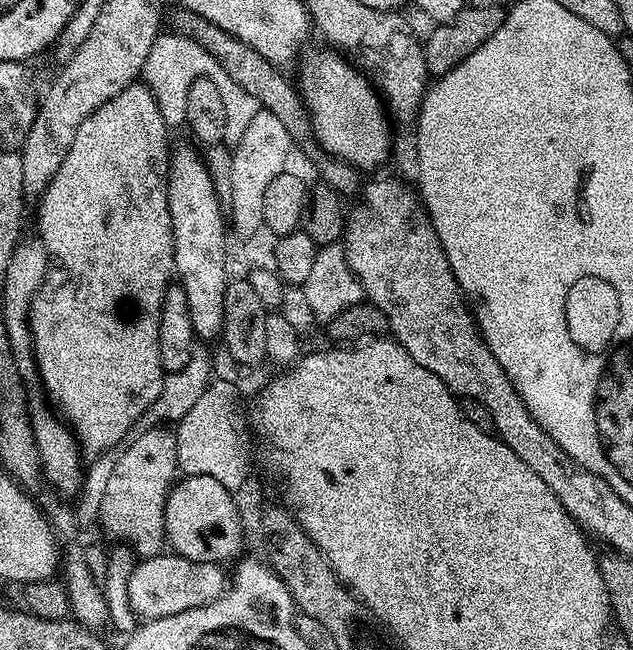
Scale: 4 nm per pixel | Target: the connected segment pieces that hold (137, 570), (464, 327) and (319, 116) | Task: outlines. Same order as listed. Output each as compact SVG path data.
M161 554L141 559L135 565L129 580L129 604L141 621L157 620L182 610L206 606L223 596L230 584L230 576L214 562L194 562L185 556Z
M372 180L369 184L367 181L358 196L360 205L347 213L342 237L345 260L360 280L367 303L378 306L378 310L386 314L388 332L397 344L407 350L410 358L414 358L418 366L426 366L426 370L437 376L457 397L468 397L480 403L488 400L485 408L492 408L491 415L496 412L525 412L526 406L520 408L522 398L510 382L506 370L498 366L498 358L494 358L494 354L483 346L477 347L477 352L471 352L460 341L469 340L479 345L482 340L480 329L476 327L469 305L462 299L458 282L450 270L450 262L438 242L438 234L428 220L427 212L417 193L409 188L400 180Z
M339 51L312 52L304 62L304 75L298 80L300 99L308 111L308 121L312 123L312 132L322 151L347 164L367 170L376 168L388 156L392 148L392 128L385 101L372 86L369 77L361 74Z

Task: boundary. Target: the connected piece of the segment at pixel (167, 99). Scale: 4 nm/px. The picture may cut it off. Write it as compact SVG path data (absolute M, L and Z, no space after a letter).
M172 30L167 32L156 37L154 46L150 46L150 54L146 54L142 83L154 94L154 98L158 102L158 110L169 129L176 130L179 124L181 127L185 123L186 94L195 80L207 78L214 82L214 86L218 86L224 99L224 105L228 107L227 143L235 146L238 142L242 142L242 134L246 134L246 129L250 127L254 114L262 111L260 103L252 95L246 94L246 90L242 90L242 86L238 86L234 82L234 78L230 78L230 74L226 74L226 70L222 70L218 61L209 52L202 50L202 46L198 46L198 42Z

